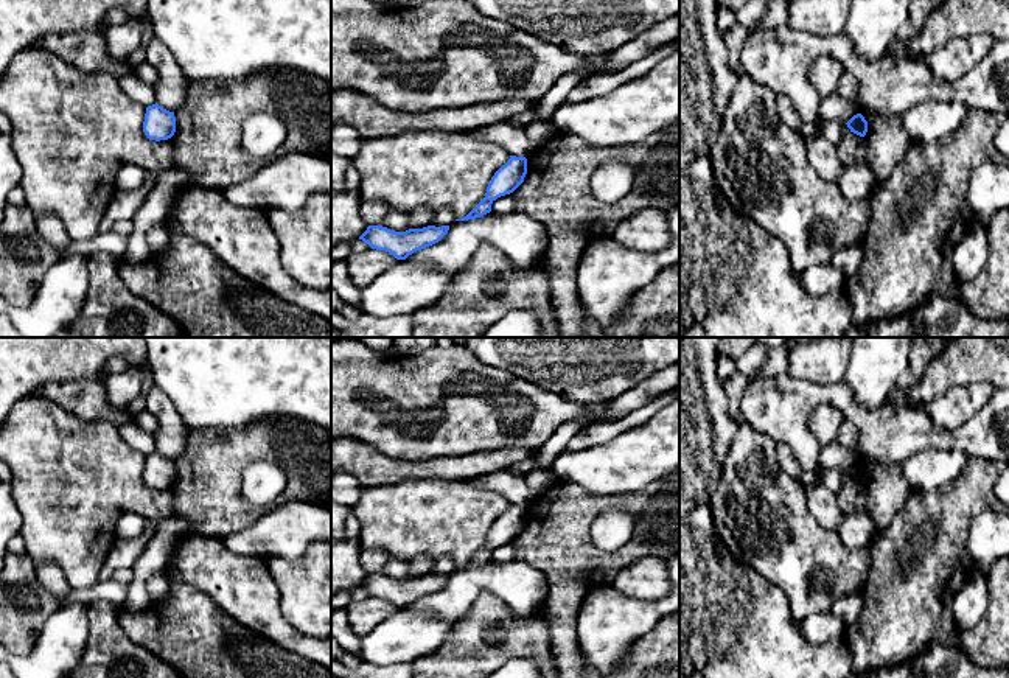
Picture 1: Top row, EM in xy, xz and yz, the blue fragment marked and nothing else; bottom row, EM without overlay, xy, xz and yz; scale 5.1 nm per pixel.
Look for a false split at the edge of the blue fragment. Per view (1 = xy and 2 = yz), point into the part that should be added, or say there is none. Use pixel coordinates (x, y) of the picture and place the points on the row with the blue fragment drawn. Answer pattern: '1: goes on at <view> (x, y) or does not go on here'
1: does not go on here
2: does not go on here

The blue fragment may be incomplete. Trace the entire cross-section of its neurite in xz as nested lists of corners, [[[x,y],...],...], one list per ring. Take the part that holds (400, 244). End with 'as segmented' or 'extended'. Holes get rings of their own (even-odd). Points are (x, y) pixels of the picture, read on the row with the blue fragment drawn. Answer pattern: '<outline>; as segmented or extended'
[[[368,225],[359,239],[367,243],[372,249],[389,252],[396,260],[406,260],[414,252],[438,243],[448,230],[449,225],[428,225],[406,232],[395,232],[382,225]]]; as segmented

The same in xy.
[[[157,103],[146,107],[143,132],[149,140],[168,140],[176,132],[176,117]]]; as segmented

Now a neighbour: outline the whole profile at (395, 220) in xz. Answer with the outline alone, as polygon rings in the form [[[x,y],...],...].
[[[392,208],[379,225],[387,227],[395,232],[406,232],[410,229],[409,215],[396,208]]]

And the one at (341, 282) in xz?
[[[345,260],[331,263],[331,289],[348,305],[361,309],[359,289],[350,278]]]

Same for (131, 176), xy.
[[[140,162],[126,163],[120,168],[117,179],[115,179],[115,188],[132,191],[143,185],[145,179],[148,176],[148,166],[145,166]]]

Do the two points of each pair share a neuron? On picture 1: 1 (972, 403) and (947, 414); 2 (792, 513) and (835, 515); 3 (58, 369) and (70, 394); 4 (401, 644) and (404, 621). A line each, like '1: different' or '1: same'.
1: same
2: different
3: different
4: same

